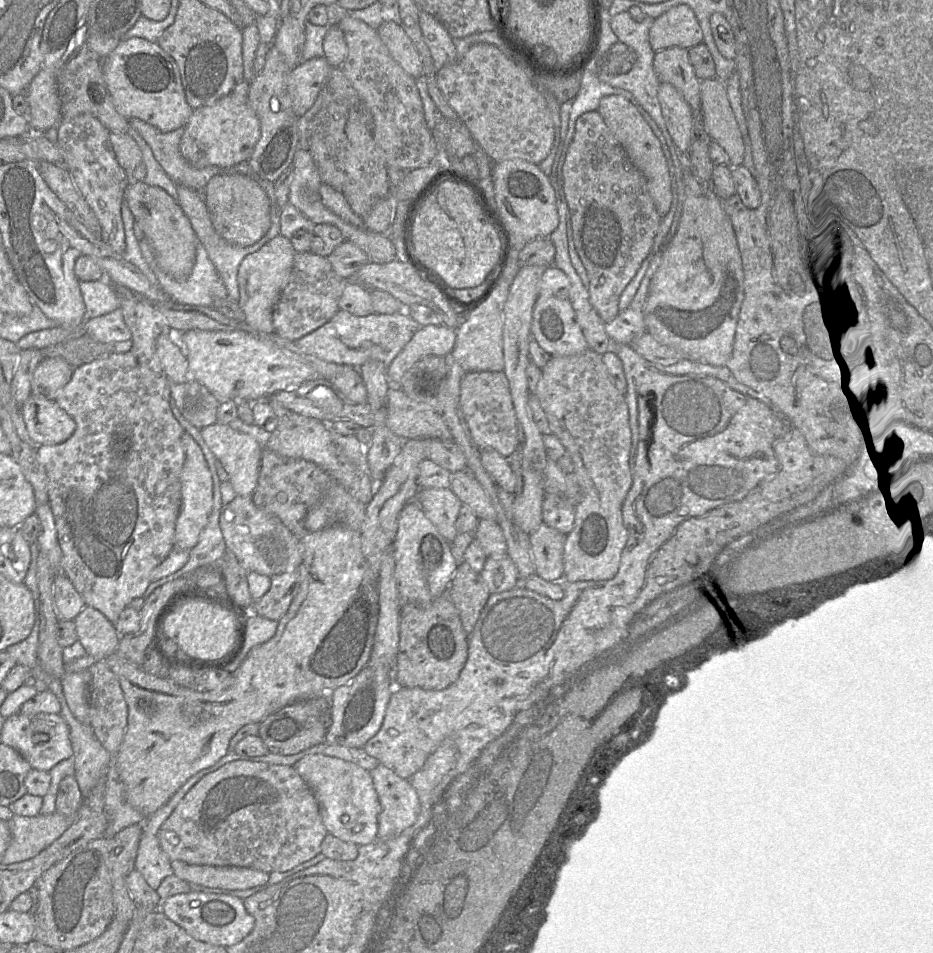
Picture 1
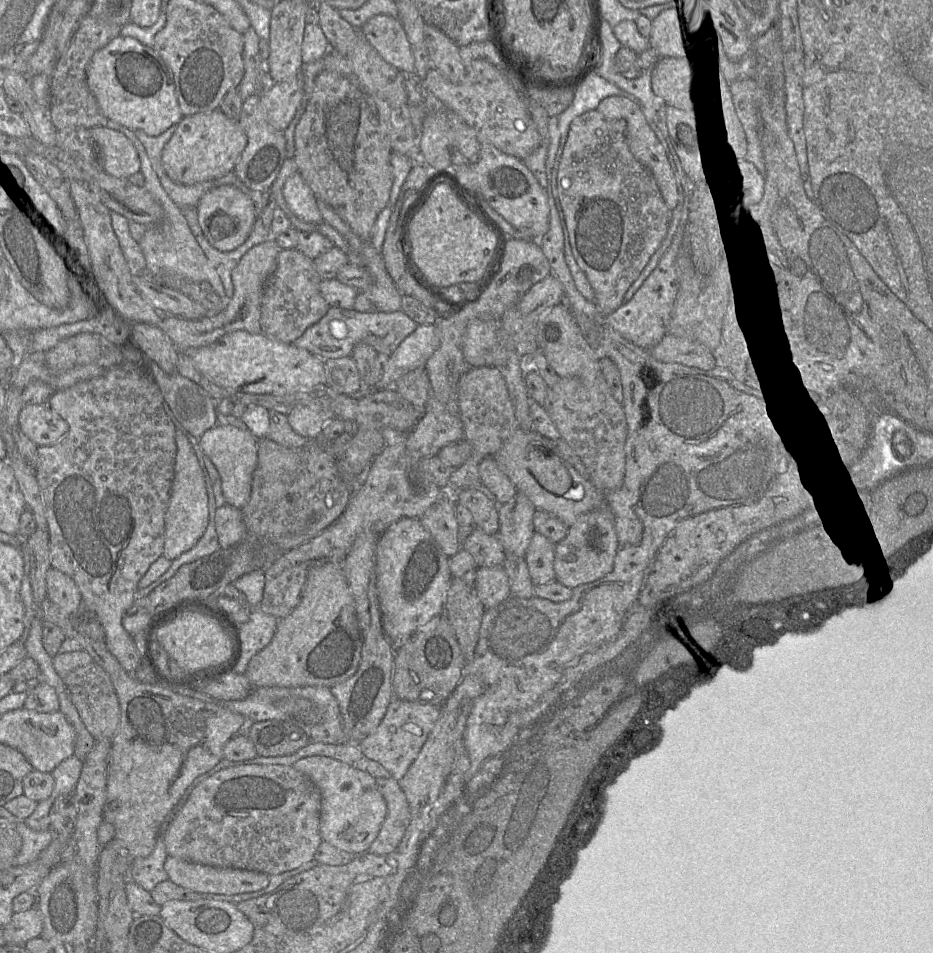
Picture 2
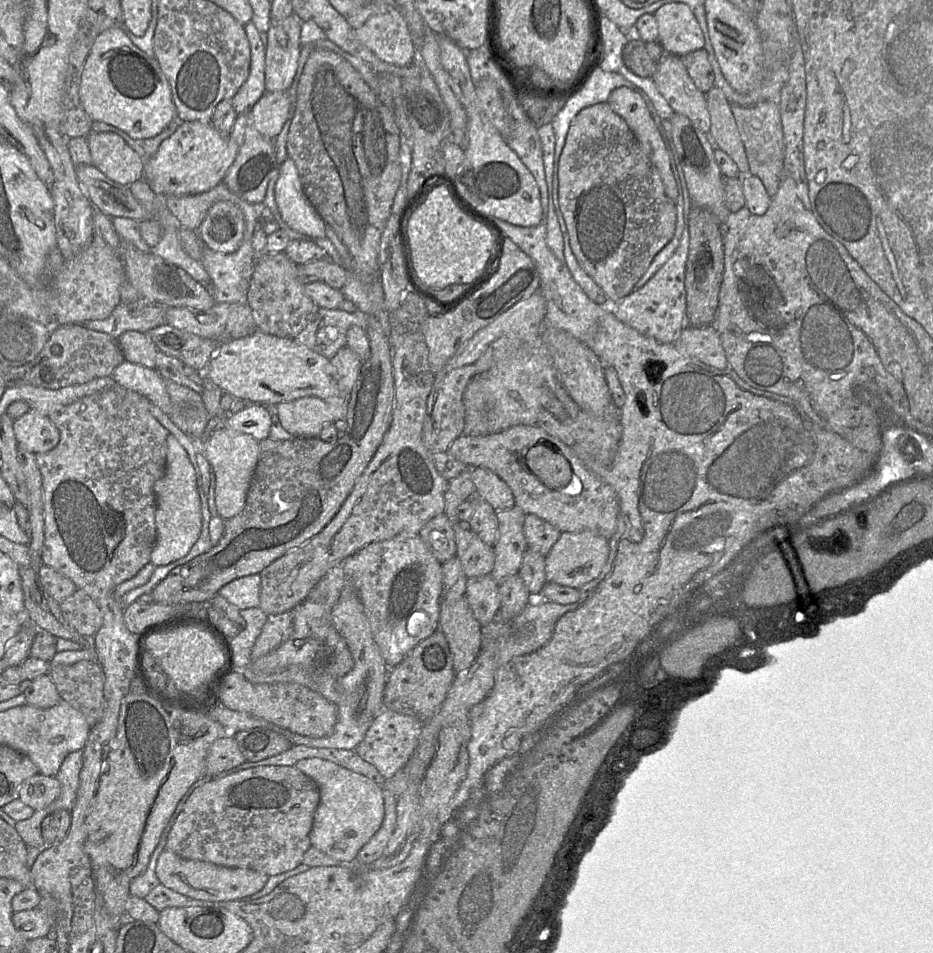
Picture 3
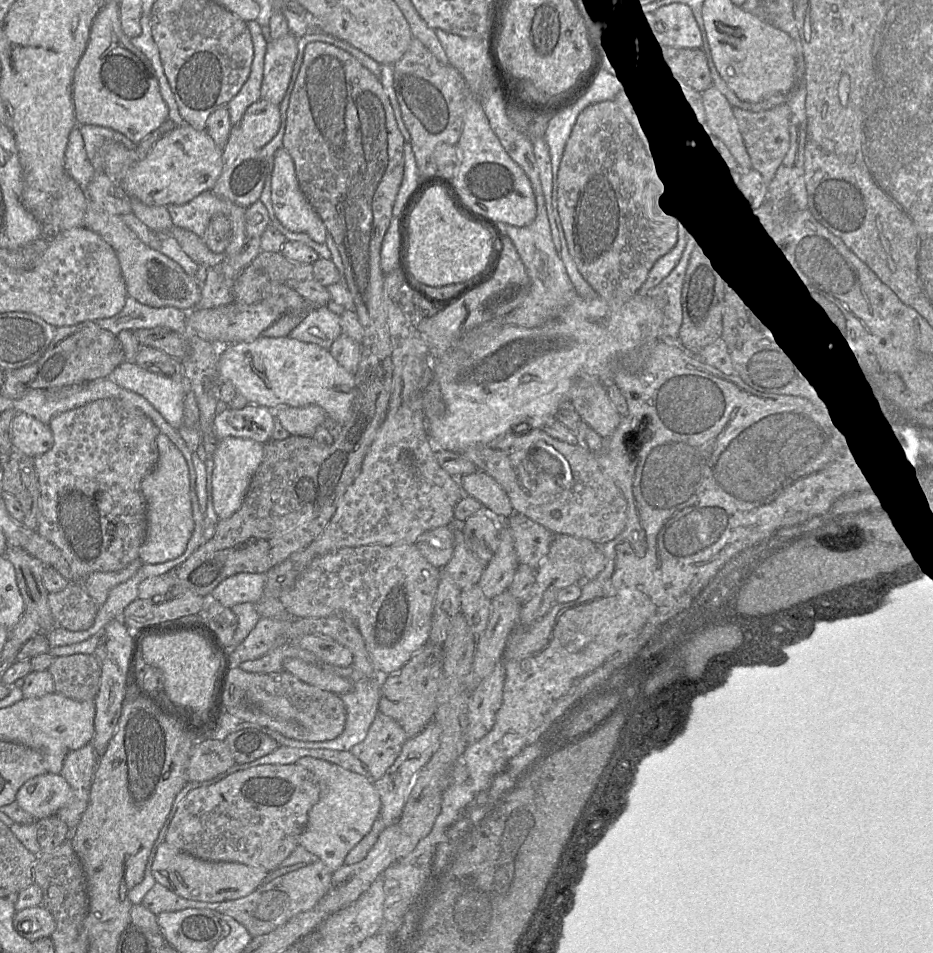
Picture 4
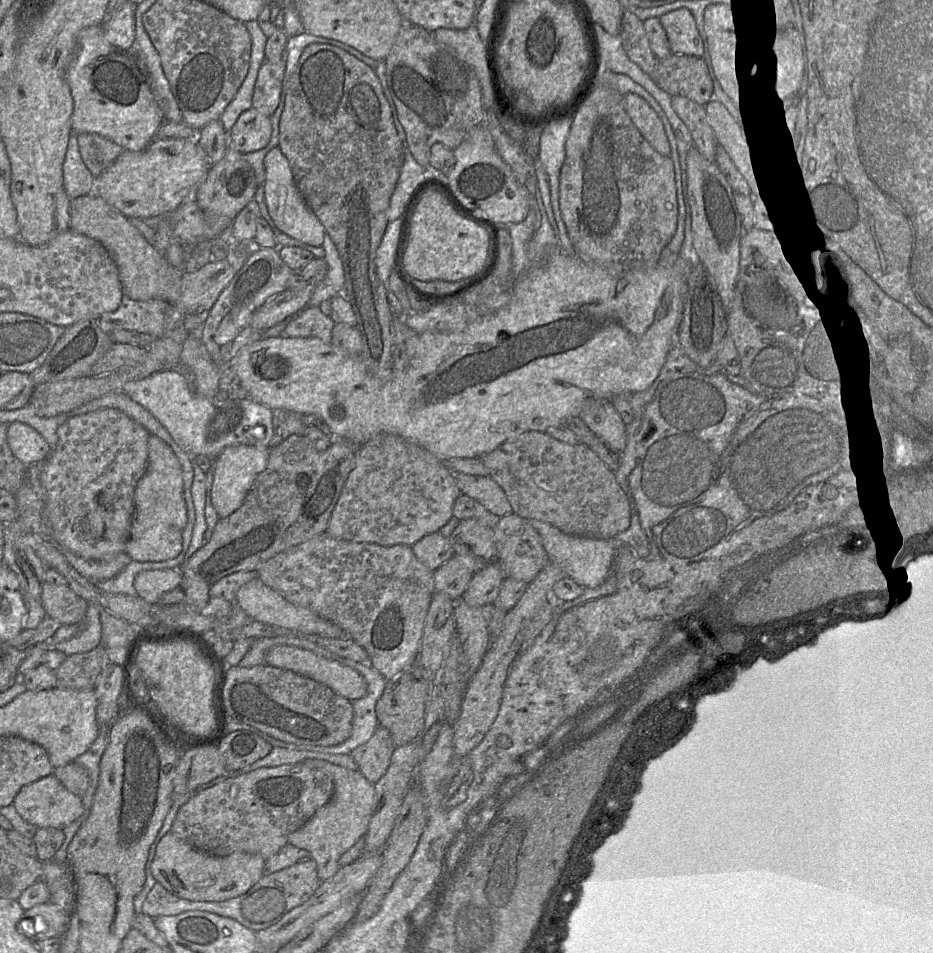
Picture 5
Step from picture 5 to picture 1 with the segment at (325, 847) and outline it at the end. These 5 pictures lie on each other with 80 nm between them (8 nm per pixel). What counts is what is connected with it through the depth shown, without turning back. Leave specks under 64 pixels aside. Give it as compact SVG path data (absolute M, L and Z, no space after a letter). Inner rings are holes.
M323 754L307 755L297 761L293 768L312 790L329 834L357 846L378 839L380 802L372 776L367 770L352 762Z

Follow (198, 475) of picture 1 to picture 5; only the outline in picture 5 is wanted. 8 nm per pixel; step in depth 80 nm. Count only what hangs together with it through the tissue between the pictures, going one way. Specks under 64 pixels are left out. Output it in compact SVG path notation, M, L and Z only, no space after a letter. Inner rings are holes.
M150 436L148 450L147 468L135 489L135 513L124 551L138 562L157 562L178 556L187 523L182 469L178 458L171 447L157 436Z

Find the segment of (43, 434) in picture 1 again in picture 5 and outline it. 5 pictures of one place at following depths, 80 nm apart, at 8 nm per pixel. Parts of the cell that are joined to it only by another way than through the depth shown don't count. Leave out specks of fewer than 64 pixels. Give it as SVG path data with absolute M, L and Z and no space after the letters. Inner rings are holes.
M12 422L7 427L7 442L15 458L27 465L38 464L50 454L45 438L33 427Z

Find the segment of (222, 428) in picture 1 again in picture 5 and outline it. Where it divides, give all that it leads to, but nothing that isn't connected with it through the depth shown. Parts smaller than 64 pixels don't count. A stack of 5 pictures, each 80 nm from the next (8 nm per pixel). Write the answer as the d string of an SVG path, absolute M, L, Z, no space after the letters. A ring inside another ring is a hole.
M236 445L225 448L215 458L211 502L219 518L228 517L242 505L257 476L265 469L268 453L266 447Z

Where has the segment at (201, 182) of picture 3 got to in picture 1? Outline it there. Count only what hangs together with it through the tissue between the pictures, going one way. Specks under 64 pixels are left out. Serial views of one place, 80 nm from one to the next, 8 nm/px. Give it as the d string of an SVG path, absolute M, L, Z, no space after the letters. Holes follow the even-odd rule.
M229 94L211 105L193 110L184 126L180 152L194 167L214 166L226 169L248 160L260 134L260 123L253 109L247 102L234 101Z

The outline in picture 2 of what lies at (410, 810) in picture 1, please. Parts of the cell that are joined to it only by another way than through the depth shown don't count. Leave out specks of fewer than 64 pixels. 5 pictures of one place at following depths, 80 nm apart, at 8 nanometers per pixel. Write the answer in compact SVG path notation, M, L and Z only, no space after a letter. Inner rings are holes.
M392 777L377 778L376 784L386 802L387 815L367 851L374 855L386 855L394 851L401 842L411 817L406 796L397 780Z

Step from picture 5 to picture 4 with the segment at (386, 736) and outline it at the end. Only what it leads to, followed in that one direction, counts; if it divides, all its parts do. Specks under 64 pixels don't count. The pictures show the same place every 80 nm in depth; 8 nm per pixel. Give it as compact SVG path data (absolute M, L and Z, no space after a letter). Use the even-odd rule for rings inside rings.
M377 713L364 741L350 752L366 765L372 781L383 777L408 740L403 728L393 718Z

